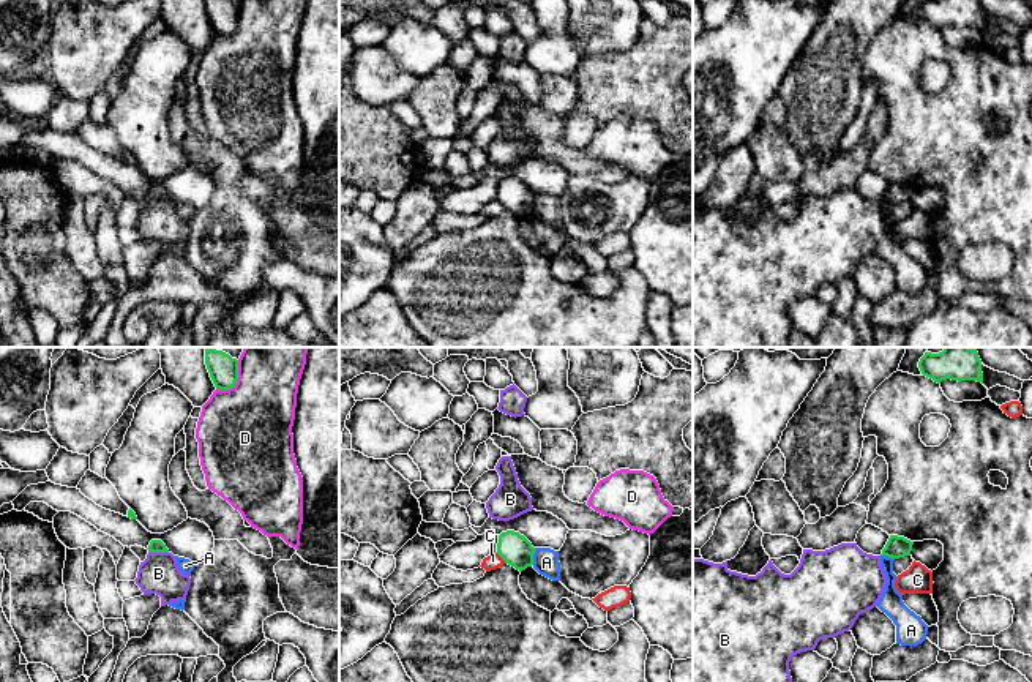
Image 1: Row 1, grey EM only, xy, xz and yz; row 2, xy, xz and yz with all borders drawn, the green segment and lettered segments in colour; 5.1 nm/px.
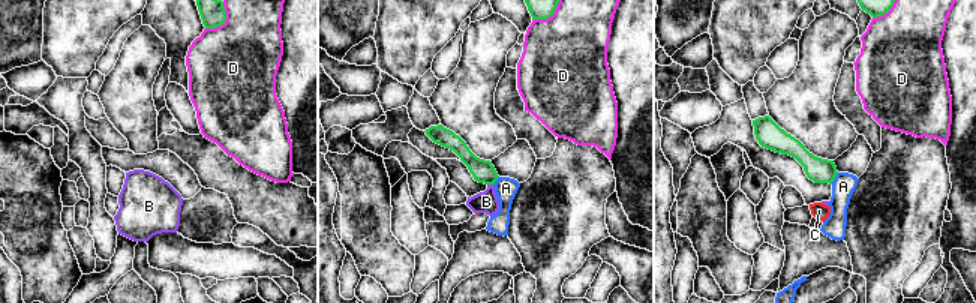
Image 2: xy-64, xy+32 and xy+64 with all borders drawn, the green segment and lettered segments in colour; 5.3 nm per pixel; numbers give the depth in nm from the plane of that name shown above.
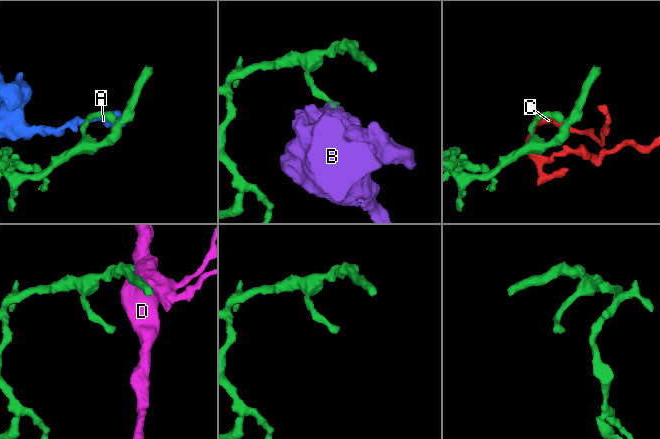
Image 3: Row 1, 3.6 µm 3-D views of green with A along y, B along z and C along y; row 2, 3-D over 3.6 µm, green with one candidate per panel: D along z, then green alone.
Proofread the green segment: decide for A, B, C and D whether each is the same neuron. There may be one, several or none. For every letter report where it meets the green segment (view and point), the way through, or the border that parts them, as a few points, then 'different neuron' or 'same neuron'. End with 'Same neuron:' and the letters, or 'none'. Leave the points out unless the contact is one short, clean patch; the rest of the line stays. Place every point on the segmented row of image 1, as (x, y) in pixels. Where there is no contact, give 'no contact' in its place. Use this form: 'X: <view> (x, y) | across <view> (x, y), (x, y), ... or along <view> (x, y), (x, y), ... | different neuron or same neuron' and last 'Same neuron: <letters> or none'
A: xz (532, 556) | different neuron
B: xy (158, 551) | along xy (149, 550), (168, 553) | different neuron
C: xz (501, 556) | different neuron
D: xy (237, 379) | different neuron
Same neuron: none

